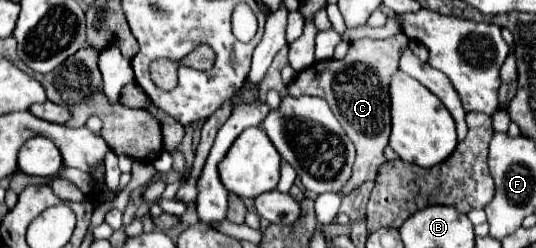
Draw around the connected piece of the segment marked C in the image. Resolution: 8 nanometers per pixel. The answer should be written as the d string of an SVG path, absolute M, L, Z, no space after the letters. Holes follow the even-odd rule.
M393 35L381 41L371 41L371 39L353 41L345 59L317 61L305 71L297 73L293 83L287 85L287 93L293 97L301 97L301 95L323 97L329 103L333 115L345 127L347 135L351 137L357 149L351 181L343 187L341 195L349 195L365 181L375 181L379 167L385 163L383 149L387 147L389 133L391 133L389 79L391 79L391 73L395 73L399 67L399 53L403 51L405 43L407 39L403 35ZM359 77L363 77L365 83L359 81Z

